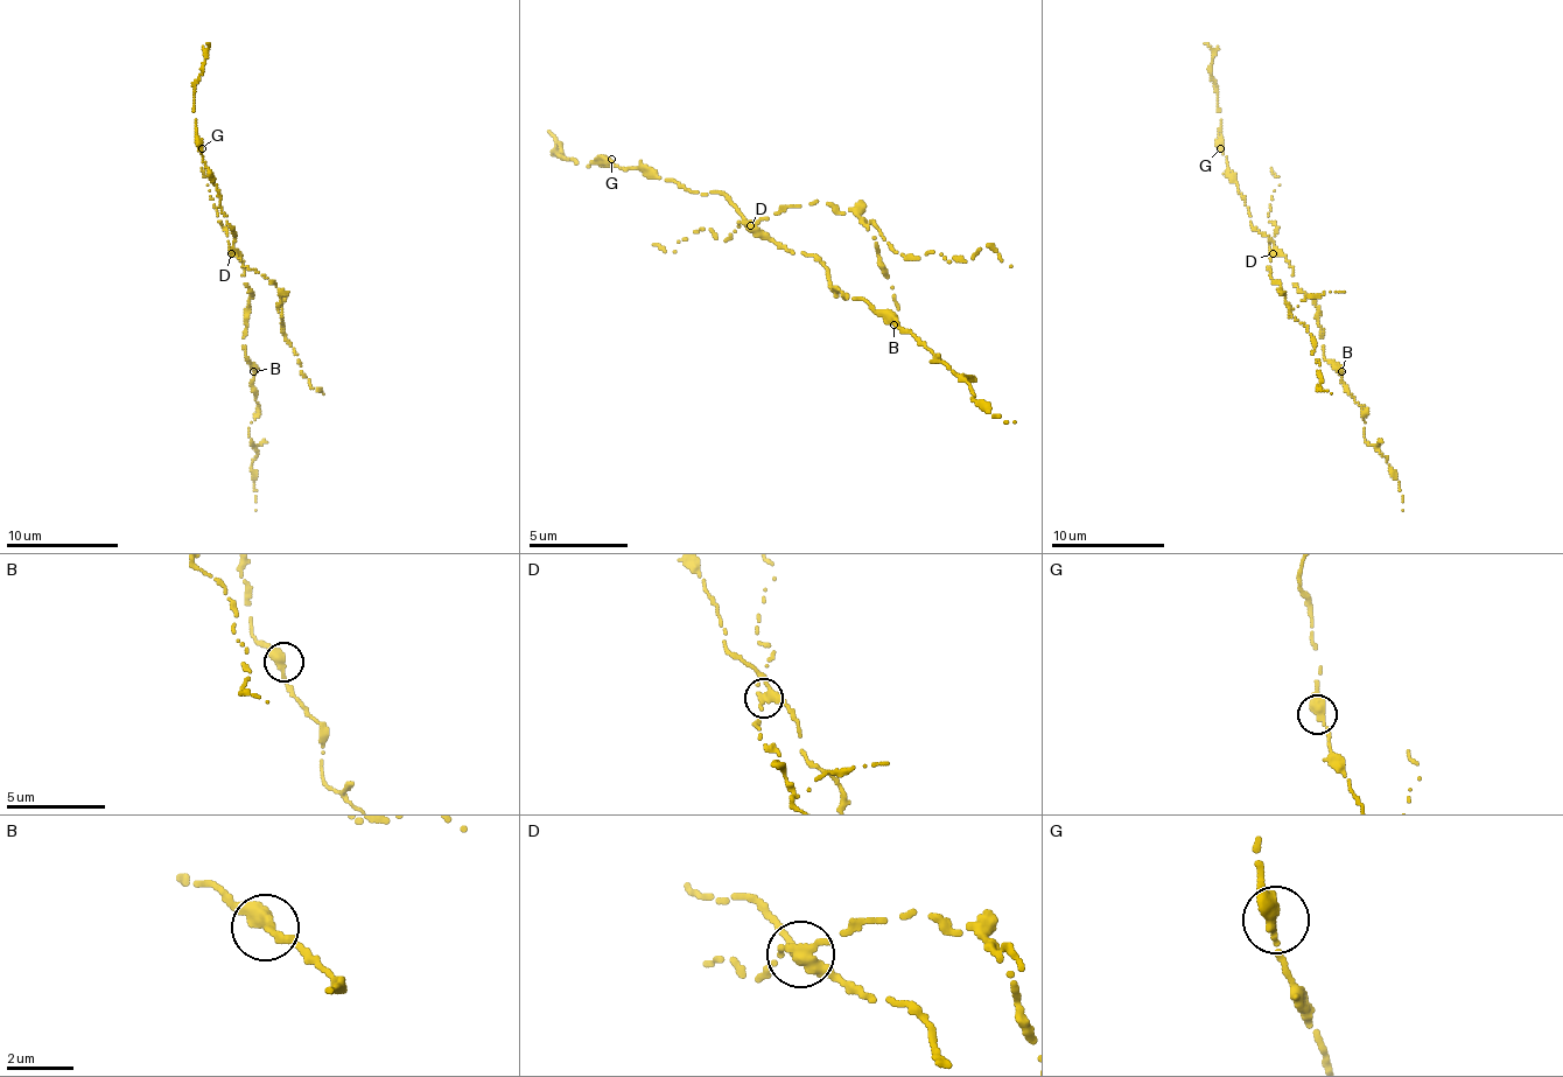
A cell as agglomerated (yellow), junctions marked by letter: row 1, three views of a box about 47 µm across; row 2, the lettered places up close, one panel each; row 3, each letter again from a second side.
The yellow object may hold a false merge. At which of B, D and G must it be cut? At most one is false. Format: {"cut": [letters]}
{"cut": ["D"]}

